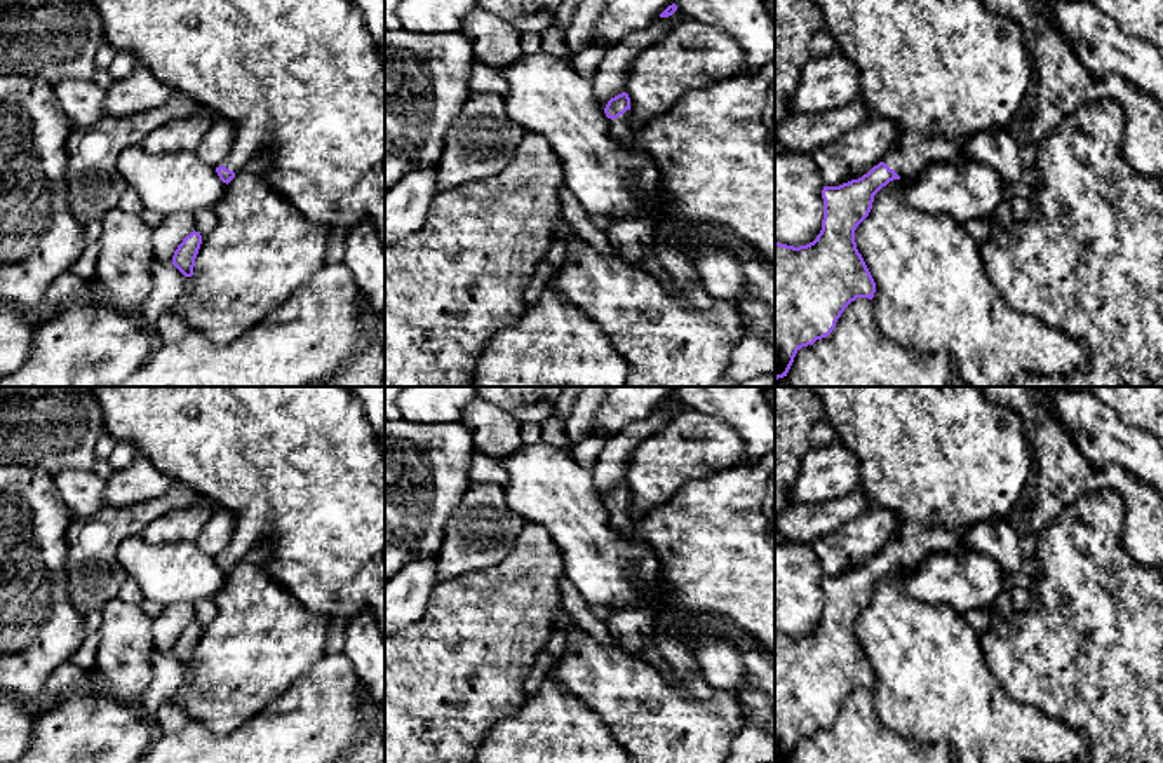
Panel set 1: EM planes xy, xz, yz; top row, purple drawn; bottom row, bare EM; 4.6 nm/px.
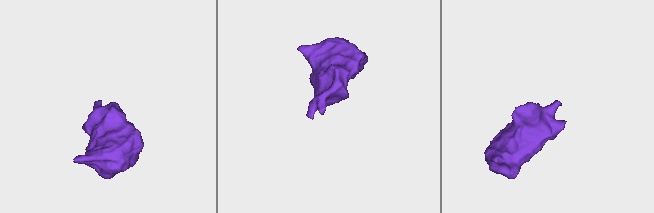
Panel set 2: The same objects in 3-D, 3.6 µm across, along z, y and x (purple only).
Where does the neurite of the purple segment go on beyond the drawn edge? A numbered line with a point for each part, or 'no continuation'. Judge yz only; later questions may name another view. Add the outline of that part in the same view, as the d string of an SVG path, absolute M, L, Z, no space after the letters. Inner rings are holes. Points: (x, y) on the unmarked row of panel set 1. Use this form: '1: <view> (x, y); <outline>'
1: yz (942, 459); M810 387L825 409L837 439L860 462L860 488L872 507L898 517L895 538L883 549L902 571L933 552L966 552L965 533L984 521L1006 519L1018 502L1032 463L1022 418L989 401L978 387Z

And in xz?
1: xz (714, 539); M775 453L756 462L743 462L709 479L681 486L665 503L648 512L635 512L630 500L611 510L609 524L620 535L649 545L665 582L662 615L679 624L691 624L710 615L733 620L750 632L775 660Z

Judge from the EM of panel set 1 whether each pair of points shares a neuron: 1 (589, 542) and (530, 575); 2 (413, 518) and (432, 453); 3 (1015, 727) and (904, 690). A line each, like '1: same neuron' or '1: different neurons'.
1: different neurons
2: same neuron
3: same neuron

